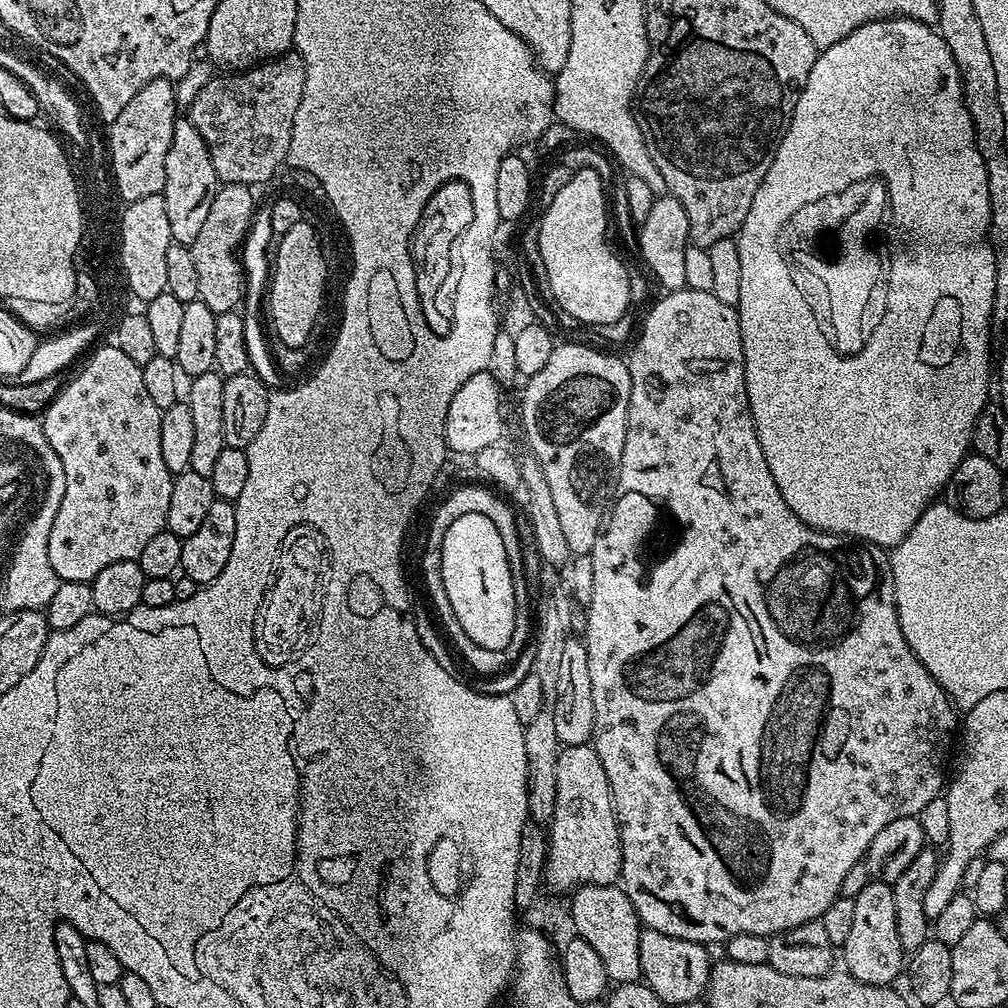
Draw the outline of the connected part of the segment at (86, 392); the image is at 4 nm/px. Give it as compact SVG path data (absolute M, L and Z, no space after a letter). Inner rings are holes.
M111 346L100 348L96 353L83 361L84 369L77 374L73 380L69 379L60 393L54 398L52 405L42 414L42 423L46 439L54 448L54 454L62 458L62 470L66 470L66 494L62 494L62 506L58 506L58 514L54 514L54 526L50 526L50 566L54 566L54 574L63 582L82 582L87 584L106 566L114 566L114 562L126 562L127 560L139 560L142 549L150 543L154 534L165 531L168 522L168 511L170 510L170 490L174 474L166 470L166 462L162 459L162 434L160 433L161 408L154 406L150 399L150 393L142 382L142 367L135 364L122 350Z

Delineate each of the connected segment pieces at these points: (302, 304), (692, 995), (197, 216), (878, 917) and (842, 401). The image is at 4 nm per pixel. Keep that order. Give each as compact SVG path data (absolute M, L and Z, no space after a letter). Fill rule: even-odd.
M304 219L294 222L294 227L283 235L284 244L278 245L278 254L274 257L270 264L270 283L266 289L266 310L268 306L268 316L272 319L272 332L275 336L286 342L287 346L292 347L305 347L309 343L308 339L313 339L313 320L316 320L316 308L320 308L320 288L324 284L324 260L320 260L320 248L316 248L316 236L312 236L312 230L316 227L316 224L312 227L306 227L306 221Z
M644 928L638 942L638 958L642 958L640 975L643 983L658 994L666 1006L679 1006L682 1002L701 999L708 986L710 971L709 949L703 944L695 944L670 934L662 934L653 928Z
M177 119L174 138L166 154L166 182L162 193L166 202L166 218L170 218L170 234L175 243L190 246L194 238L198 238L206 213L210 210L210 202L214 202L217 187L214 162L210 158L202 134L198 134L191 120Z
M871 879L862 890L858 891L854 899L854 927L842 946L842 952L844 952L843 967L854 978L858 978L858 982L888 986L893 983L892 979L899 972L901 975L905 971L906 953L902 942L898 942L891 884Z
M893 16L887 20L871 20L858 30L854 30L842 42L834 42L834 46L823 49L814 62L814 70L810 70L810 78L806 78L806 86L800 91L798 102L794 106L794 114L790 118L788 127L784 130L784 137L776 148L774 162L770 162L770 170L766 170L766 178L762 178L762 186L758 186L758 194L754 194L754 202L750 202L750 214L746 214L746 222L742 222L740 231L735 237L738 246L738 263L742 266L742 294L738 311L740 313L740 333L742 334L742 350L744 351L744 377L746 378L746 398L750 402L750 414L754 422L754 430L758 434L758 442L762 446L762 454L766 458L766 466L770 466L770 474L774 474L774 483L778 485L782 498L786 498L786 506L806 526L817 528L820 532L829 532L835 536L850 536L854 540L862 540L866 544L885 550L891 550L910 534L914 522L922 518L922 514L943 493L948 484L950 474L958 470L958 466L969 455L972 443L974 422L978 422L978 414L990 402L988 396L988 379L994 376L994 352L992 356L992 307L994 306L994 250L988 240L988 223L990 222L990 190L986 182L986 166L982 162L982 154L976 149L976 135L970 122L970 114L966 110L964 101L964 87L960 81L958 62L954 62L954 54L950 54L950 46L940 36L939 31L931 24L923 24L920 20L911 20L905 16ZM944 172L948 172L948 240L944 240ZM791 216L828 216L824 220L826 227L832 231L836 239L836 249L832 256L819 256L816 251L820 244L816 240L804 240L800 231L808 232L812 224L808 220L796 220L792 228L796 233L792 241L780 236L780 231L788 224ZM804 268L804 288L796 285L792 272L800 272Z

